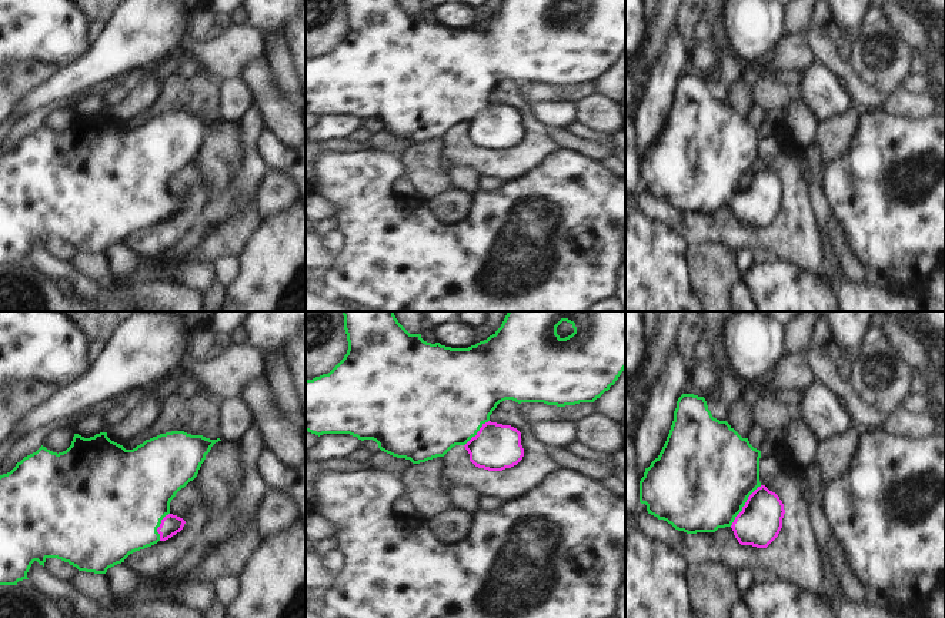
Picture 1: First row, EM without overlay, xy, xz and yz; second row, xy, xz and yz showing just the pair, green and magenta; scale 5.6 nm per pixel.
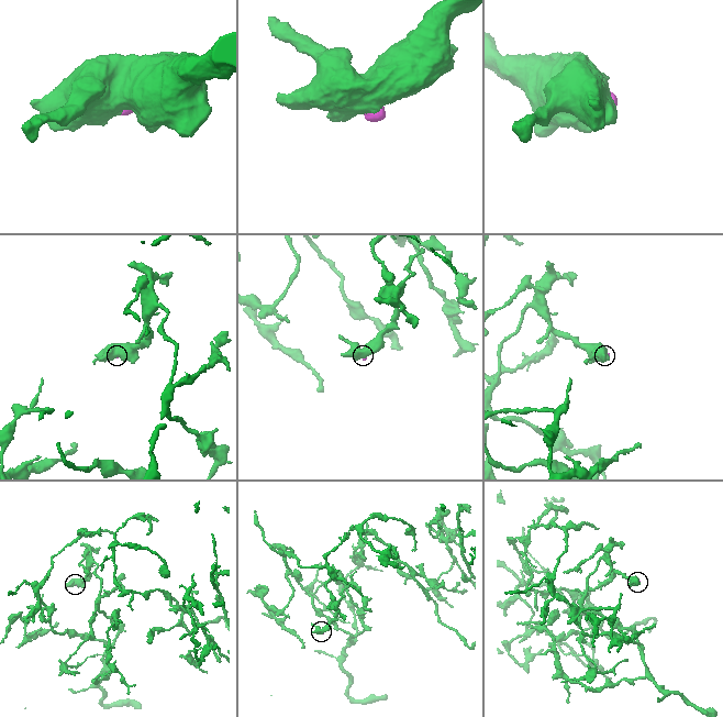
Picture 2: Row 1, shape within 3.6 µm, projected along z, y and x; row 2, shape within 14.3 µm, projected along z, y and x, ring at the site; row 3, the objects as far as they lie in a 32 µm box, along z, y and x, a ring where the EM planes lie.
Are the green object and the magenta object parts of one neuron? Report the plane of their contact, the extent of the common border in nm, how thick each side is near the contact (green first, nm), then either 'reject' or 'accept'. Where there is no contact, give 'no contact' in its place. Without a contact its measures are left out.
meets green in yz; contact 300 nm long; 500 nm thick on the green side, 240 nm on the other; accept

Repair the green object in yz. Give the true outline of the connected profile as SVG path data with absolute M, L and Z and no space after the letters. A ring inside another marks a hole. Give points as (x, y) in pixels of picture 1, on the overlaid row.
M682 394L667 441L640 481L640 502L678 531L731 527L741 545L767 548L782 528L785 510L779 497L759 482L759 458L761 451L748 438L712 417L704 397Z

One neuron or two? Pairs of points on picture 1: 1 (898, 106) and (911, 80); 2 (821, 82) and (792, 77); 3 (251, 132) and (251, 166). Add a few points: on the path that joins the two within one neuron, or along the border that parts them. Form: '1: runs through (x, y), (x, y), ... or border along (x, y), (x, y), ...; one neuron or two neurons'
1: border along (901, 86), (911, 93), (925, 93); two neurons
2: border along (804, 73), (798, 87); two neurons
3: runs through (250, 140), (250, 157); one neuron

